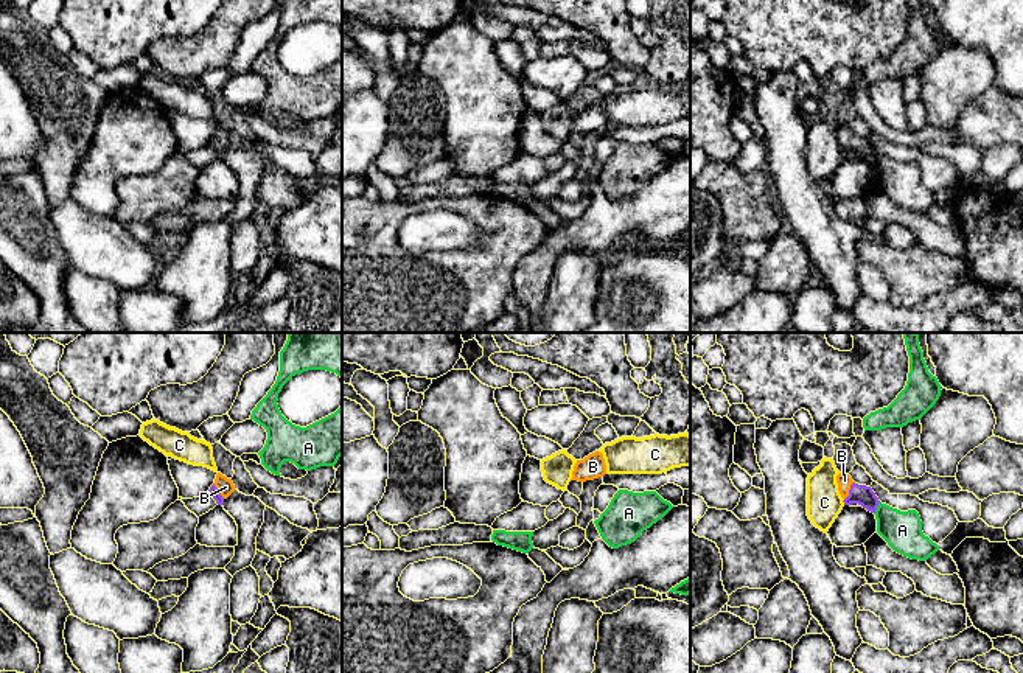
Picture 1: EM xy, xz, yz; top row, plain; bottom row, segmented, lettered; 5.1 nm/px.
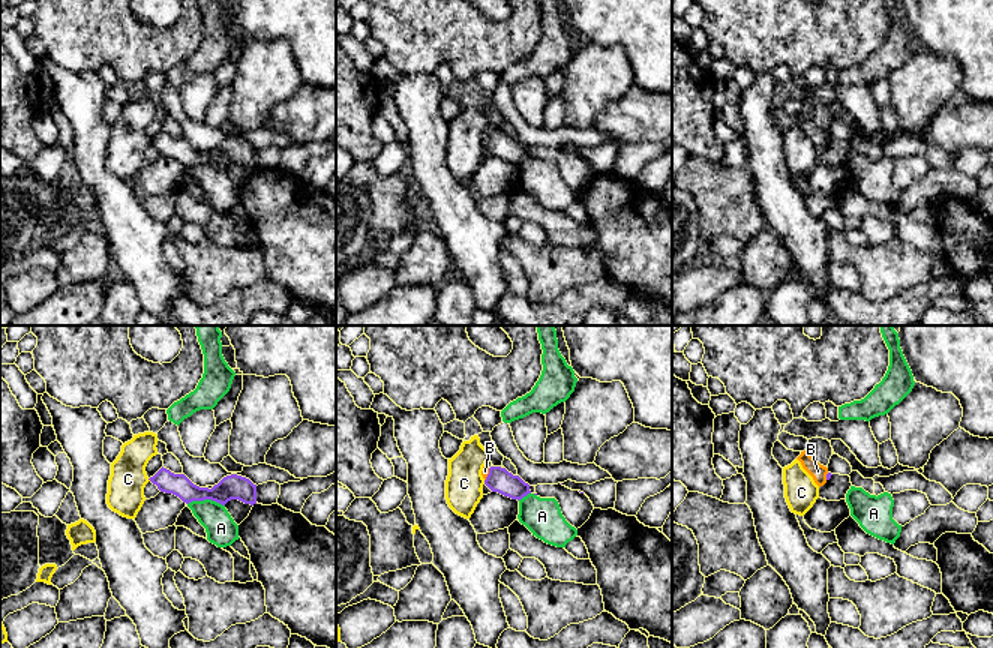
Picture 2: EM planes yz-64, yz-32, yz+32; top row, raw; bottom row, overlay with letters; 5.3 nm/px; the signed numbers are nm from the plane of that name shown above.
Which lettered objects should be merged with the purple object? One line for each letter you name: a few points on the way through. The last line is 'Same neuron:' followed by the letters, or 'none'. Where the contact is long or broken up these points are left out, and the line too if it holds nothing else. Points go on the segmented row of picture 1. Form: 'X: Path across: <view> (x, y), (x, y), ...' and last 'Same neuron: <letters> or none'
B: Path across: yz (862, 495), (849, 491), (844, 481)
Same neuron: B

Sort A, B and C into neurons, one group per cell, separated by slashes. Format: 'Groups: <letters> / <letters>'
Groups: A / B / C

